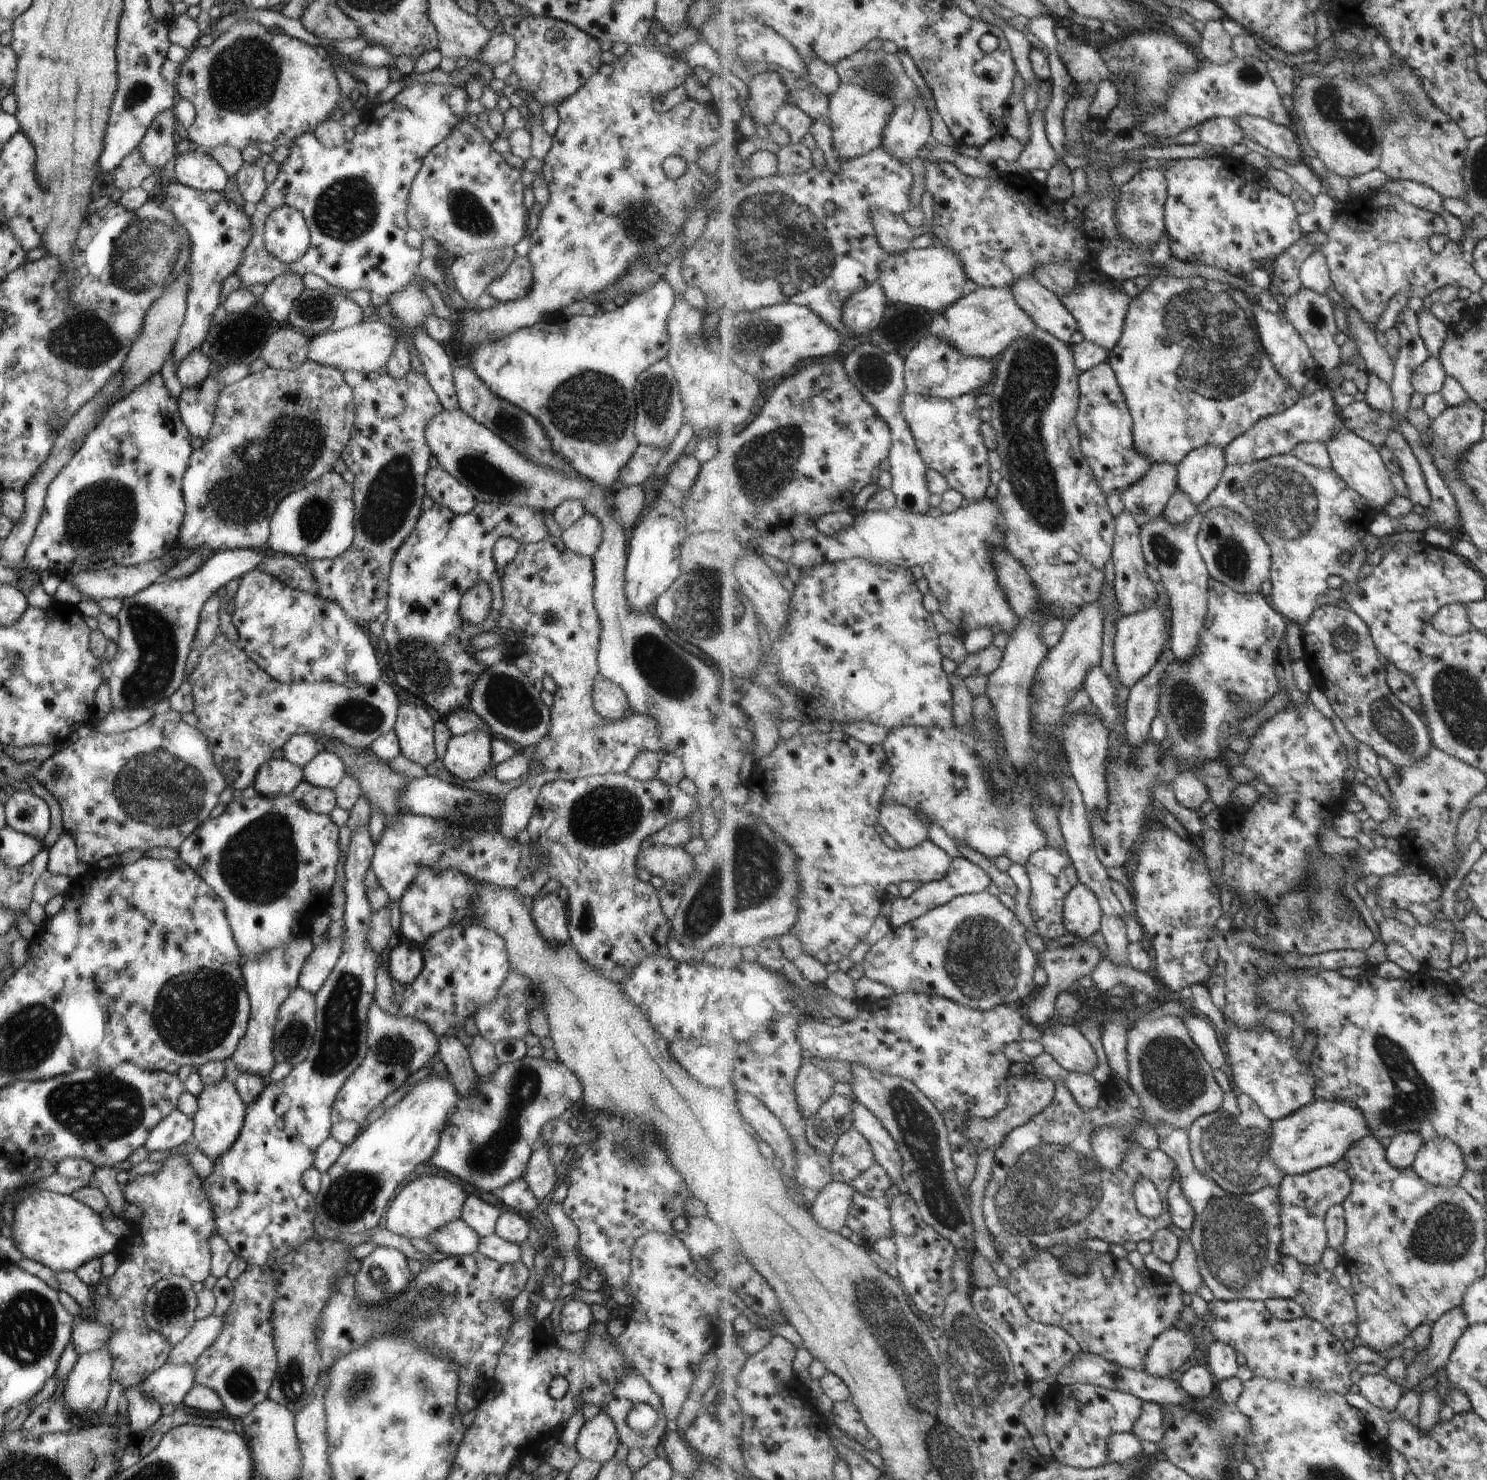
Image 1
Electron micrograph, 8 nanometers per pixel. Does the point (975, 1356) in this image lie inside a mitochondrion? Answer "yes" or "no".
yes

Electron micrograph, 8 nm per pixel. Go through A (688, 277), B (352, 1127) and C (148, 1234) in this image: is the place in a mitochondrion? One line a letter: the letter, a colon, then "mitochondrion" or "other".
A: other
B: other
C: other

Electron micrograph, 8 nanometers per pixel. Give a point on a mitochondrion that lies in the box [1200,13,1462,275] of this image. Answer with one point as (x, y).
(1359, 130)

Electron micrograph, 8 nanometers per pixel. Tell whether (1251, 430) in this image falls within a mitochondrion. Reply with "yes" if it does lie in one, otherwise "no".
no

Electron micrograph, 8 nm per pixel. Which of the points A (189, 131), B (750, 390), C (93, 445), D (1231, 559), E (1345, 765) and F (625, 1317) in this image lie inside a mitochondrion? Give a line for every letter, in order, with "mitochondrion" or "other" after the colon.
A: other
B: other
C: other
D: mitochondrion
E: other
F: other

